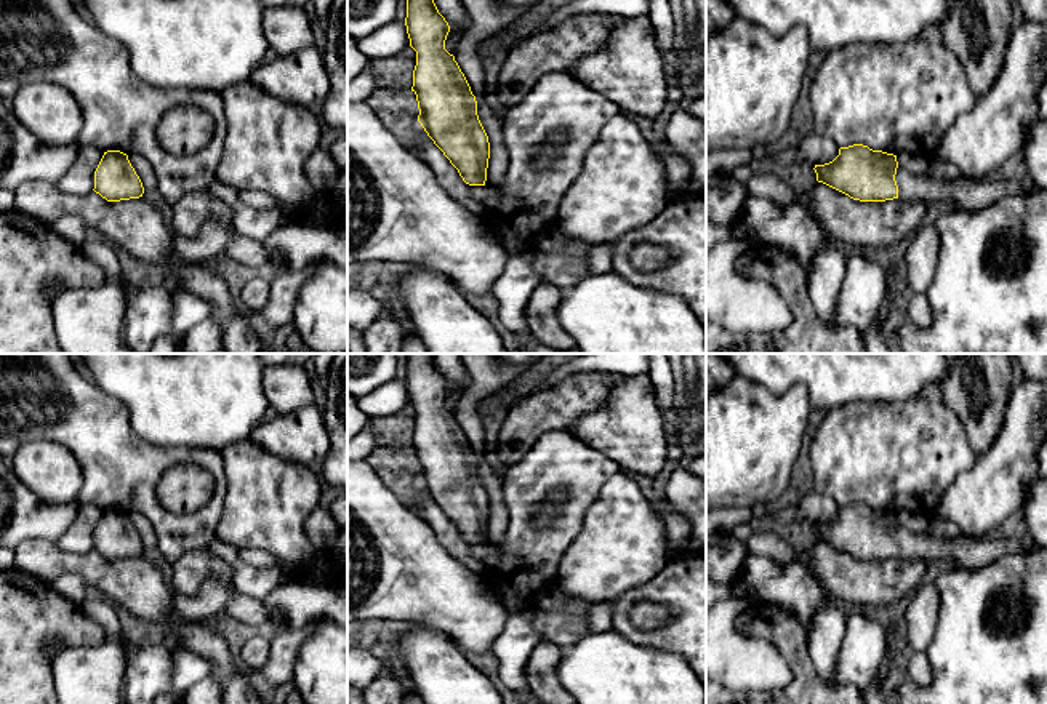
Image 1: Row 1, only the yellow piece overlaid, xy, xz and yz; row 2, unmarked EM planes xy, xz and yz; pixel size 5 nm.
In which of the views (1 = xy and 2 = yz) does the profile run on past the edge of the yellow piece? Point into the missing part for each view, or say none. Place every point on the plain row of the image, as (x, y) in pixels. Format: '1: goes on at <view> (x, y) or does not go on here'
1: does not go on here
2: goes on at yz (967, 552)

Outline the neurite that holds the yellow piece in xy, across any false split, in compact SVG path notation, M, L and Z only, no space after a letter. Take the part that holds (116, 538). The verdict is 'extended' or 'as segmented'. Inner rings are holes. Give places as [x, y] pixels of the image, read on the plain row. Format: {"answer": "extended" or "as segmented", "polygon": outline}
{"answer": "as segmented", "polygon": "M120 509L104 510L94 530L93 549L107 560L139 557L144 552L142 541L128 514Z"}

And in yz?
{"answer": "extended", "polygon": "M853 502L848 506L840 506L839 514L824 523L815 523L816 539L823 541L853 558L860 560L885 560L900 557L903 560L925 560L932 568L959 566L965 570L983 568L1002 555L1025 554L1031 549L1025 549L1018 541L1009 538L986 539L972 538L961 534L956 539L938 539L927 533L913 534L903 528L897 514L882 509L872 509L863 502Z"}

